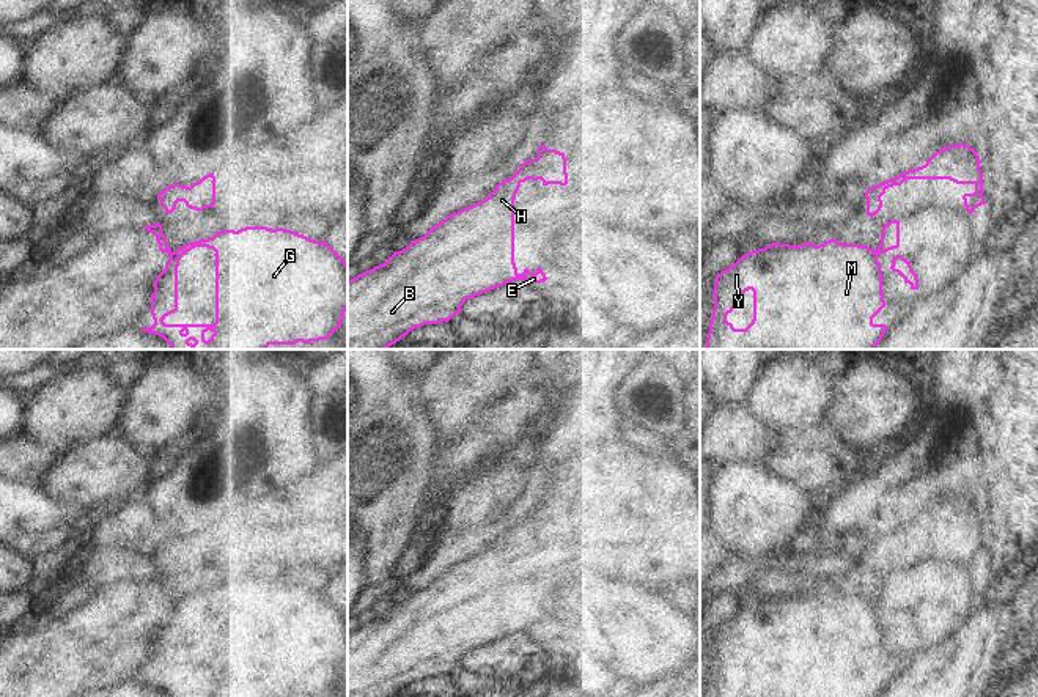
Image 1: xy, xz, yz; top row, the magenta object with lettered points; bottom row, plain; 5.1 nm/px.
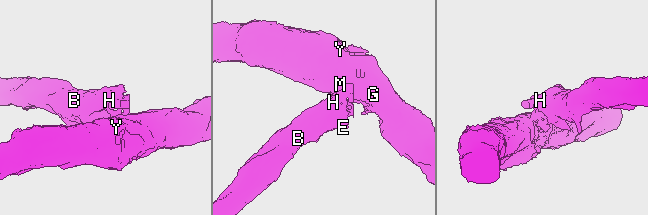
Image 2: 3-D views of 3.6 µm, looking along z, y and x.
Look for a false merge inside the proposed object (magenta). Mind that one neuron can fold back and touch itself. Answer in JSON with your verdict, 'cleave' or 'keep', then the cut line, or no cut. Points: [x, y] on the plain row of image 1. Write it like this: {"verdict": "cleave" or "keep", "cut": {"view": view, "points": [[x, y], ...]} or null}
{"verdict": "cleave", "cut": {"view": "xy", "points": [[187, 540], [178, 551], [161, 553]]}}

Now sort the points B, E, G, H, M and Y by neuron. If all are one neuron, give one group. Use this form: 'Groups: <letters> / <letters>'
Groups: B E H / G M Y

